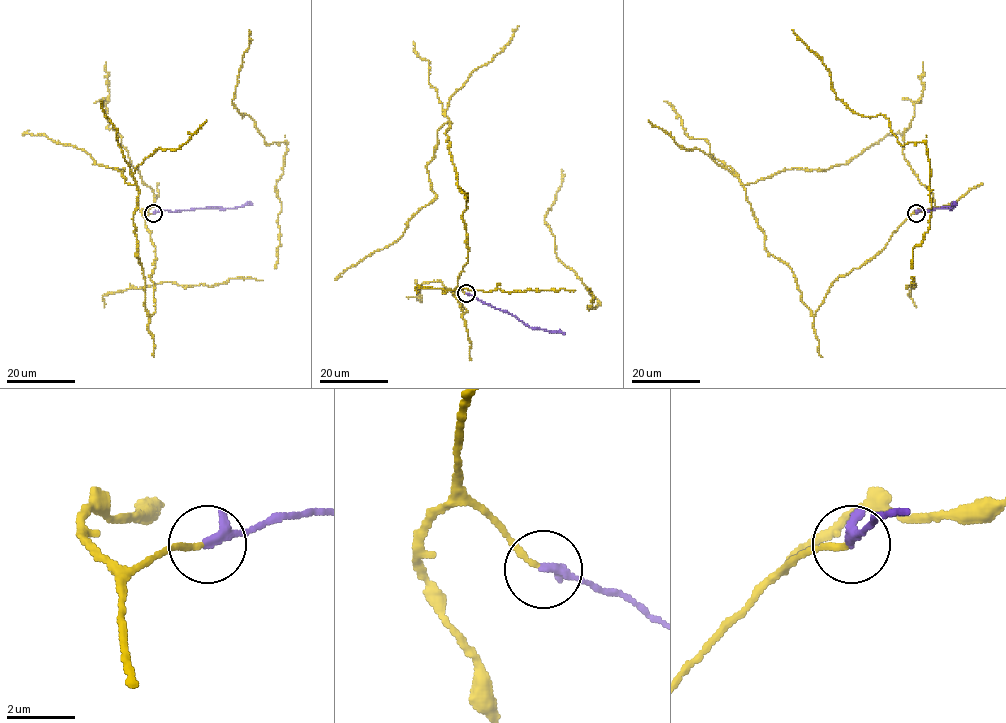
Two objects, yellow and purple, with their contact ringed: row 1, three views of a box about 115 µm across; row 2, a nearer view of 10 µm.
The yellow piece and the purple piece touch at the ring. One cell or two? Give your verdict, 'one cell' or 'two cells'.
one cell

